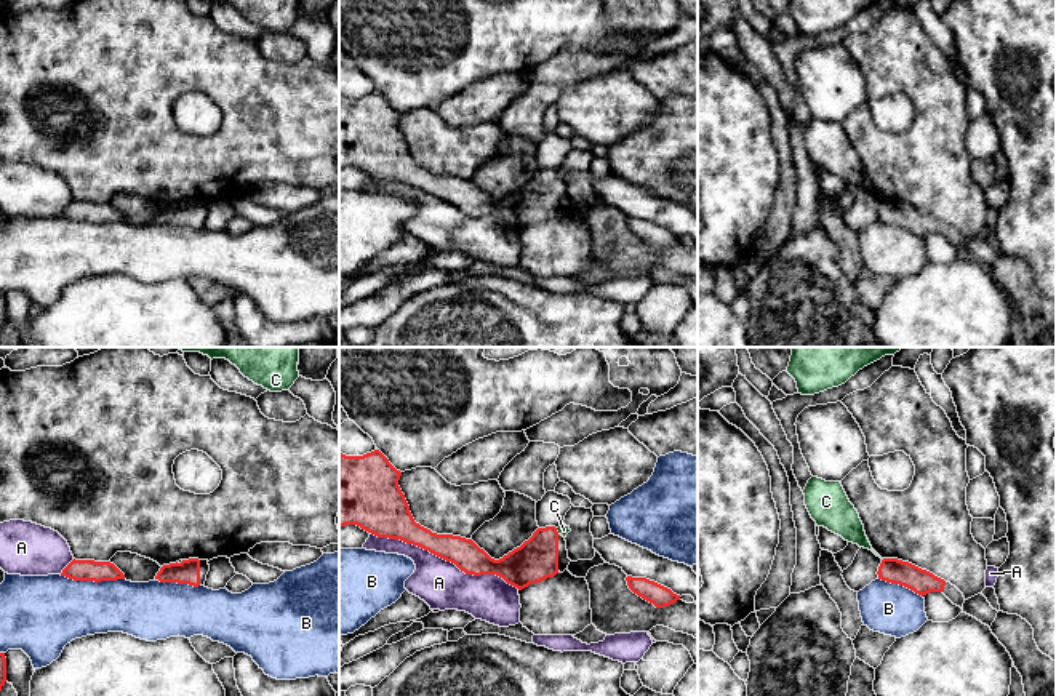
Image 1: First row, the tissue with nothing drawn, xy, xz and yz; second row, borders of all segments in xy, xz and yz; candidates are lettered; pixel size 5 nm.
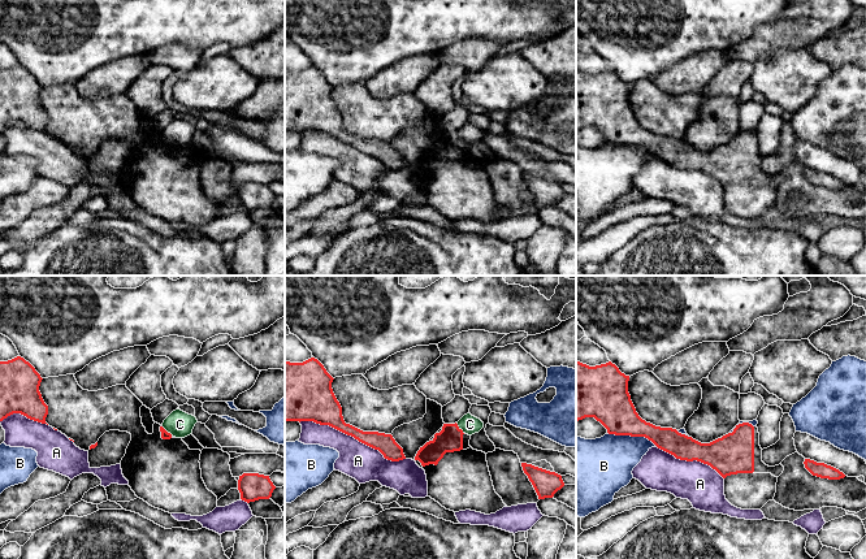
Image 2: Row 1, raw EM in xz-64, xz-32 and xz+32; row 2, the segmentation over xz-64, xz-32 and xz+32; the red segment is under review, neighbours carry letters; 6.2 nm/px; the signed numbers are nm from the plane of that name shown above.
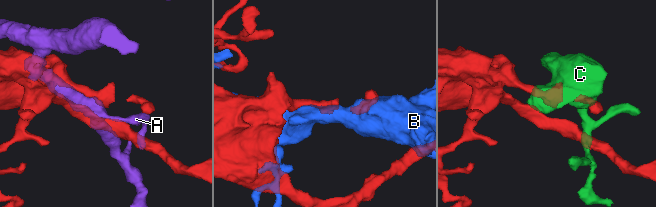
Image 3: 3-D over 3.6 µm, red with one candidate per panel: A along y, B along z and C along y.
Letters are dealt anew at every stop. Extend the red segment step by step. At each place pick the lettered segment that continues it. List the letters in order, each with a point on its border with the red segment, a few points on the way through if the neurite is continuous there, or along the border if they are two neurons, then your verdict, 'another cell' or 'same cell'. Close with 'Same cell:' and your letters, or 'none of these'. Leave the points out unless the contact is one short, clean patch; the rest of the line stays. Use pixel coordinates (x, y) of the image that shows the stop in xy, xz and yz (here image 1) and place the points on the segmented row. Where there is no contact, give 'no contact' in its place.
A: contact xz (445, 559); another cell
B: contact xy (92, 580); another cell
C: contact xz (557, 532); border xz (556, 528), (559, 535); another cell
Same cell: none of these

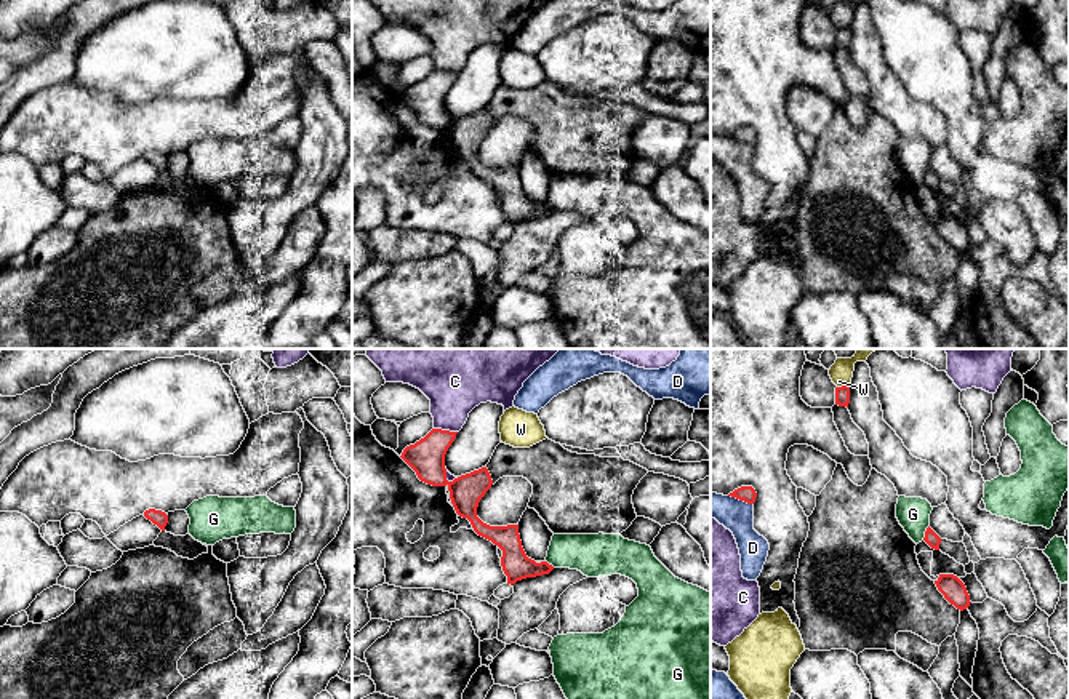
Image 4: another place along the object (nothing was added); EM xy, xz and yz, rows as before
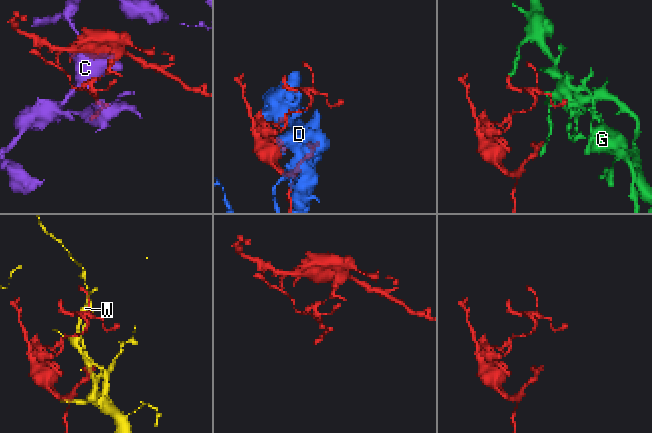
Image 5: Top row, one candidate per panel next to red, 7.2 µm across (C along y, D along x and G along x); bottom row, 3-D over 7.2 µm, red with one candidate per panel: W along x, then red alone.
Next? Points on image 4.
C: contact xz (445, 431); another cell
D: contact yz (741, 499); another cell
G: contact yz (925, 533); border yz (928, 525), (922, 539); another cell
W: contact yz (842, 386); another cell
Same cell: none of these

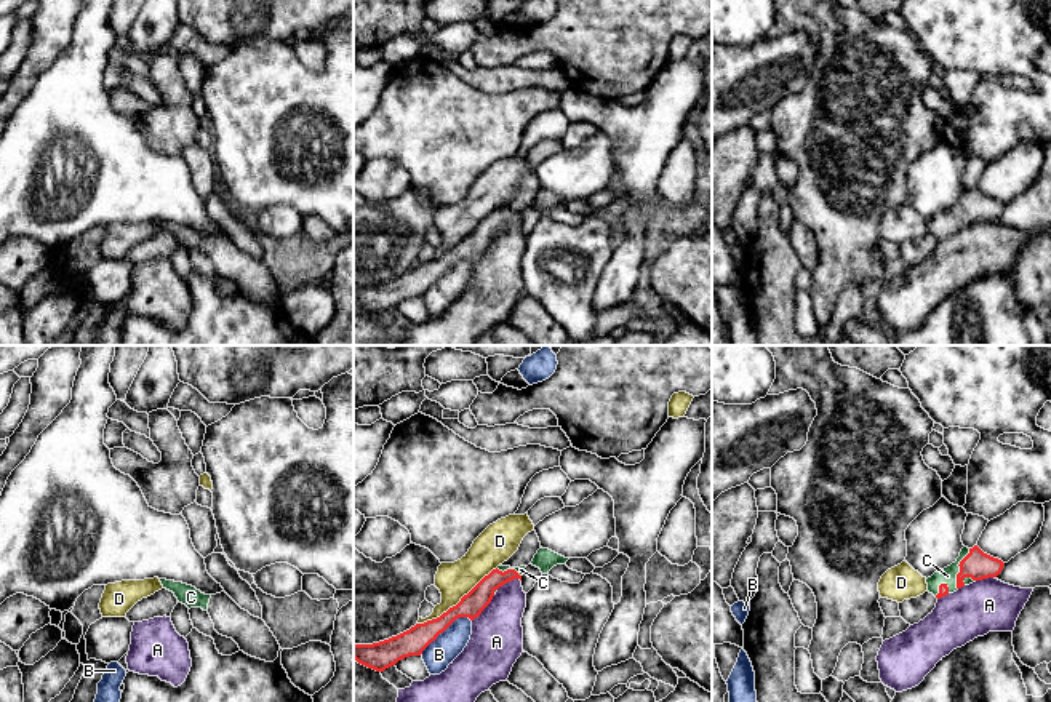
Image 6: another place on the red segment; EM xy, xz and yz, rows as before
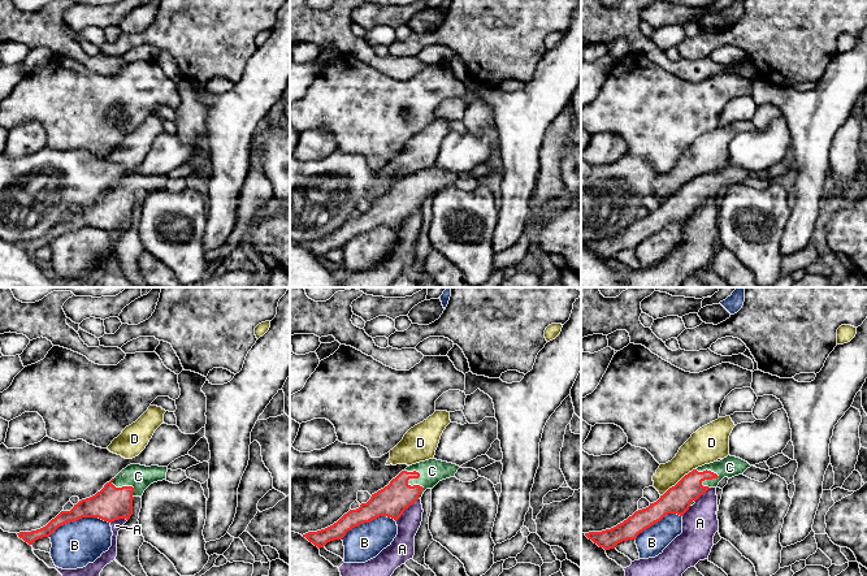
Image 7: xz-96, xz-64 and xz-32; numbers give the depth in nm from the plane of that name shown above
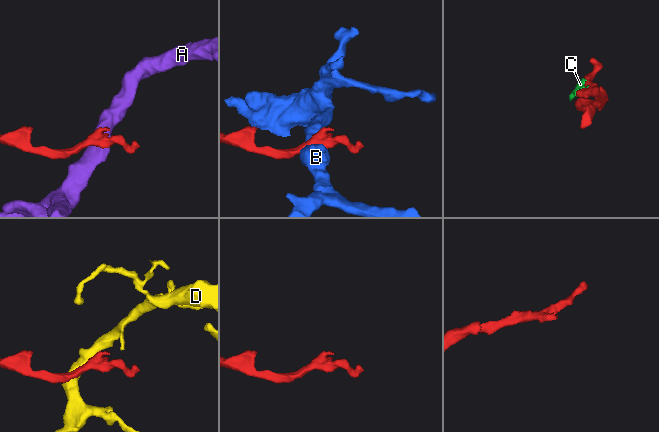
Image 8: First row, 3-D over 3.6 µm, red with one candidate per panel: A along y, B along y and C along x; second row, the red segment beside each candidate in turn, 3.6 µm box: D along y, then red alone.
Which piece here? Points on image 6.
A: contact xz (485, 606); border xz (495, 595), (472, 621); another cell
B: contact xz (445, 629); another cell
C: contact yz (960, 570); same cell
D: contact xz (458, 603); another cell
Same cell: C

